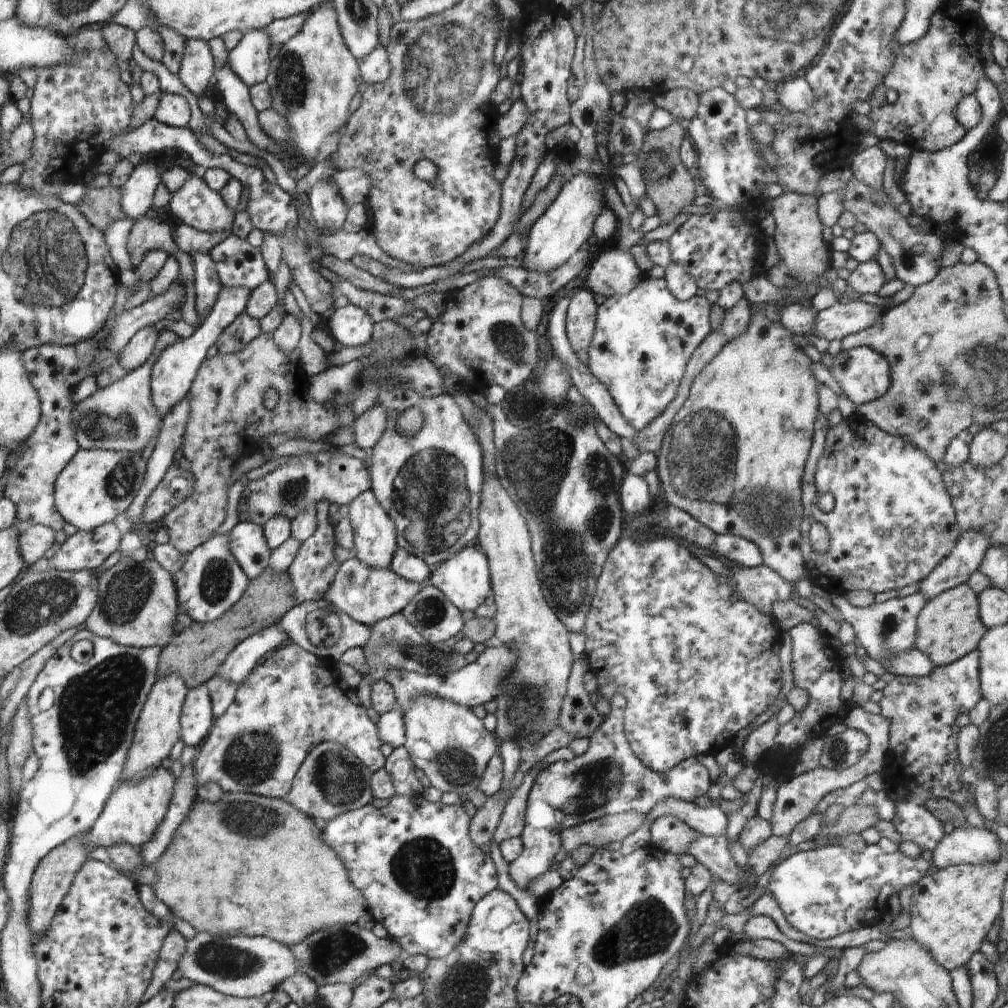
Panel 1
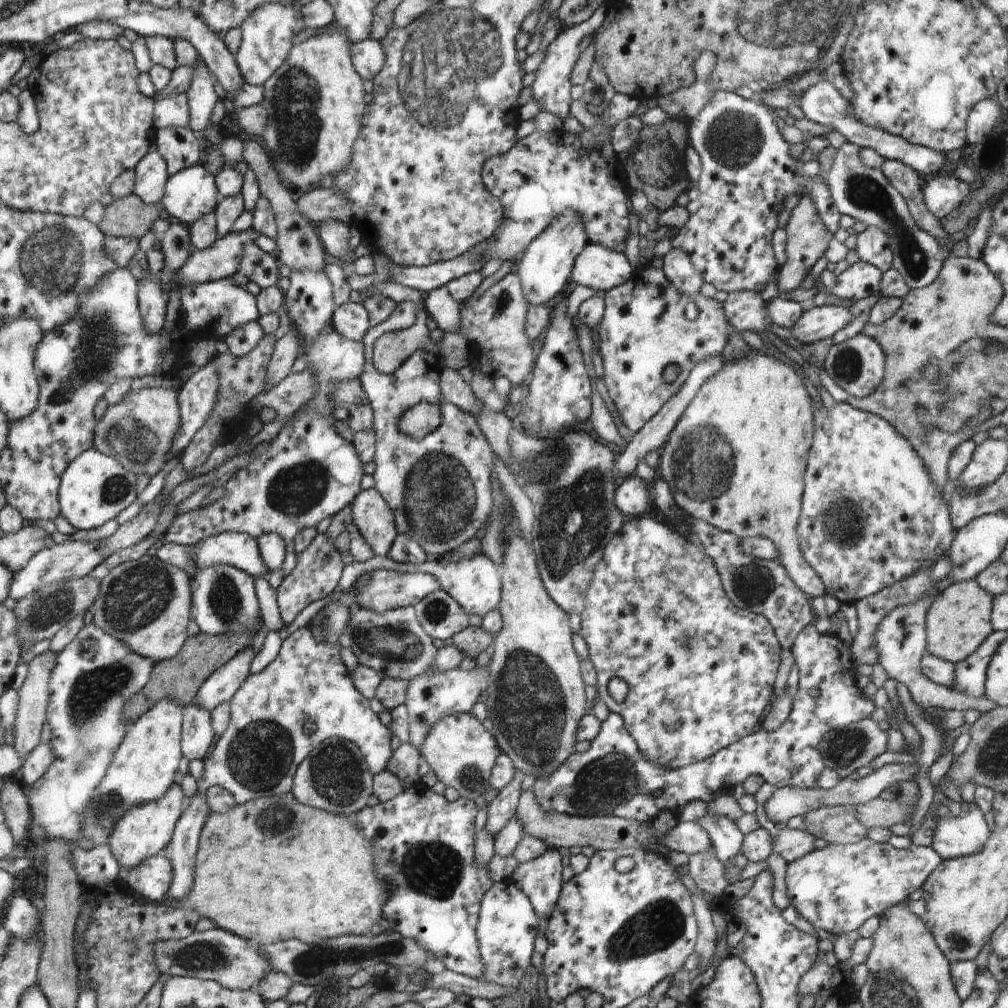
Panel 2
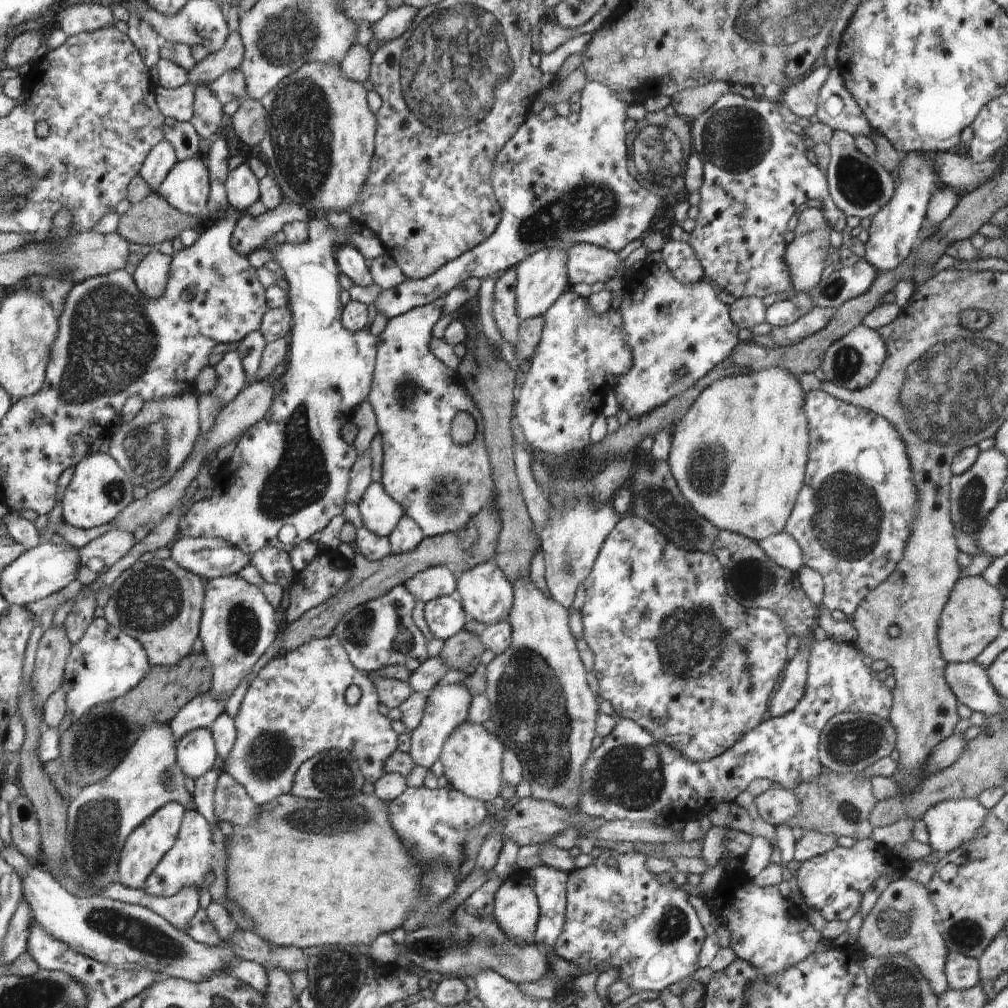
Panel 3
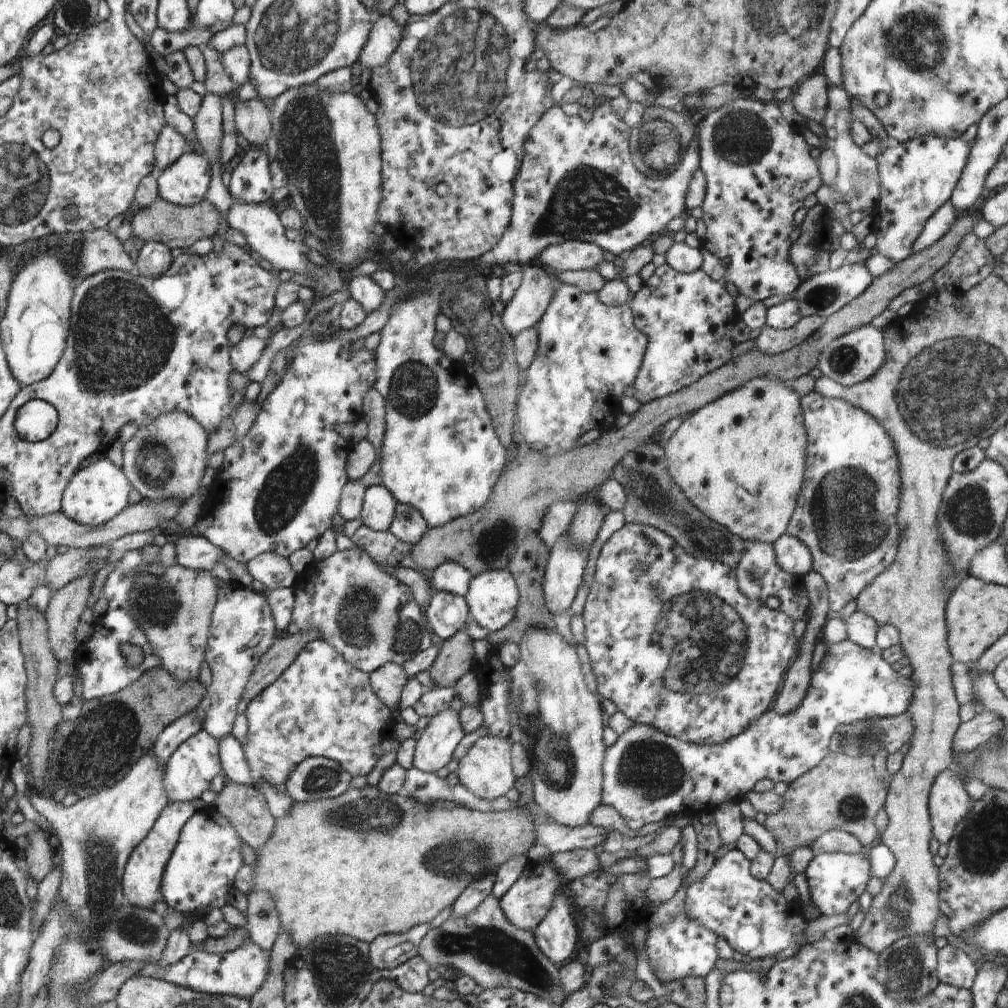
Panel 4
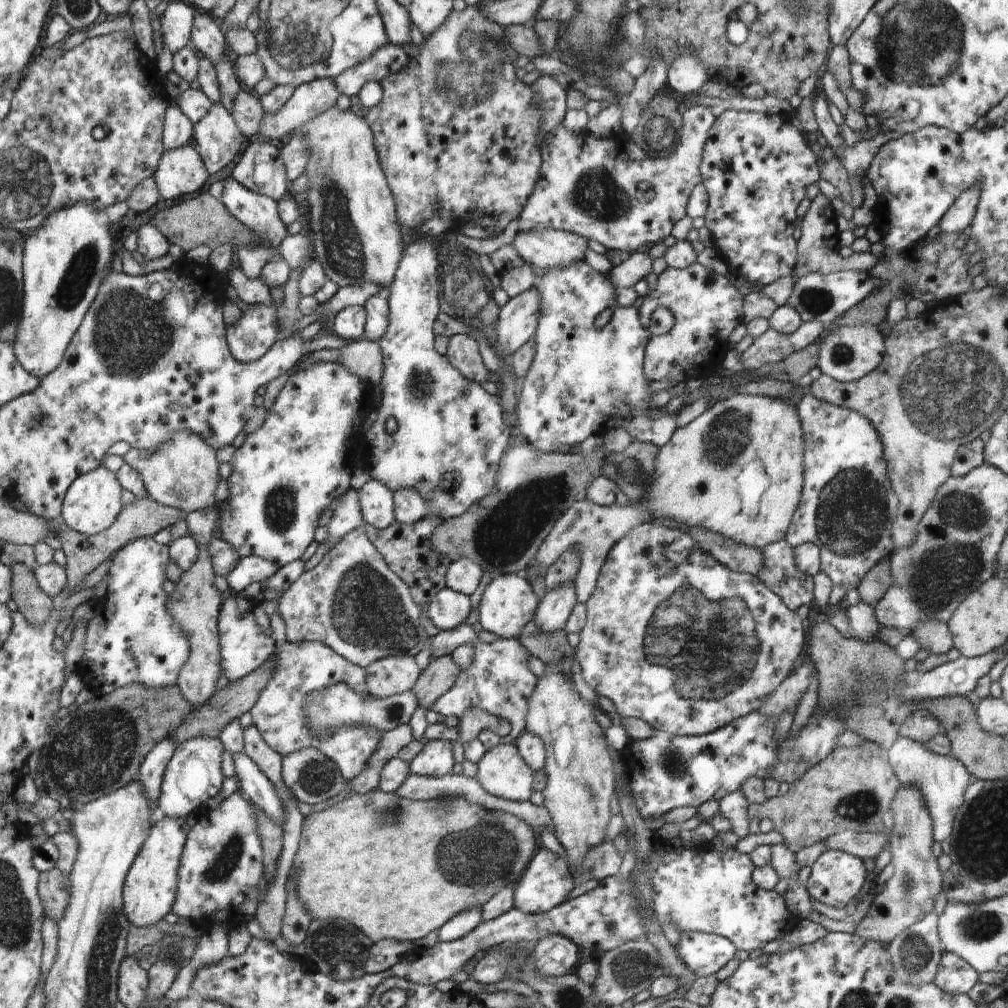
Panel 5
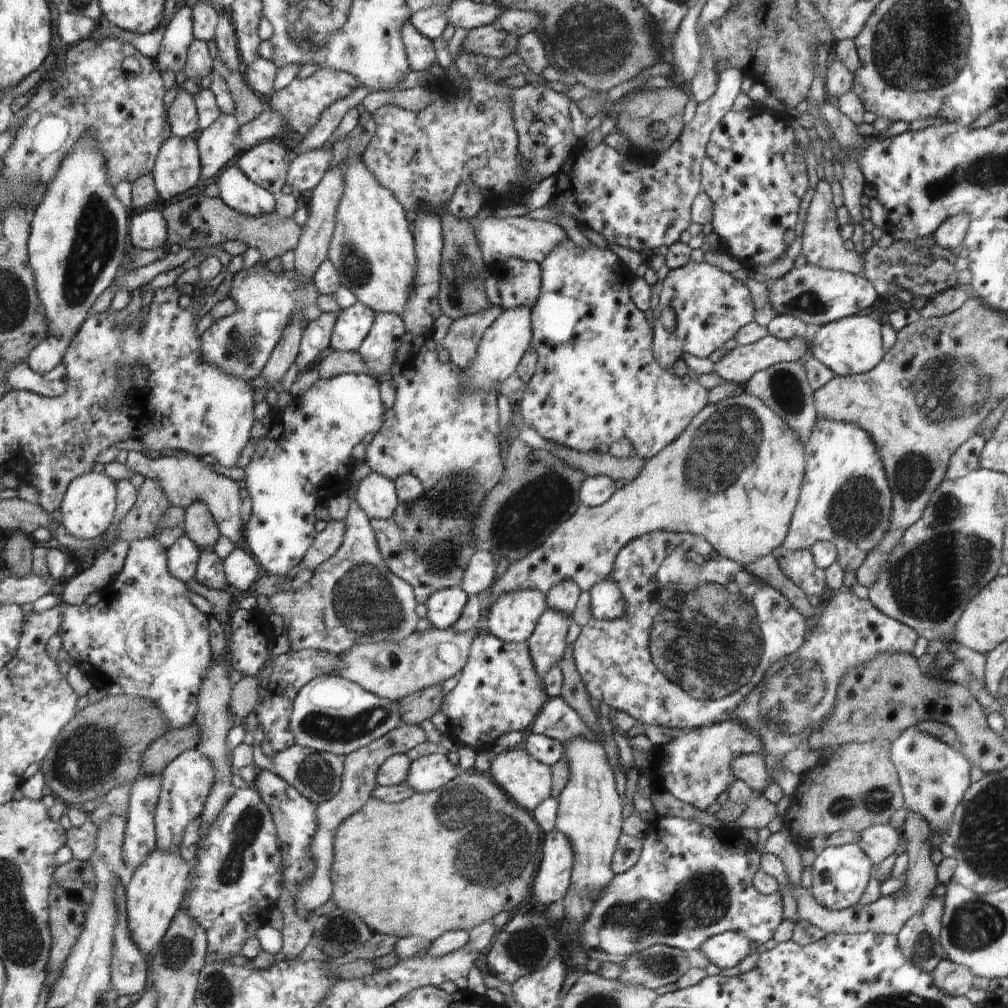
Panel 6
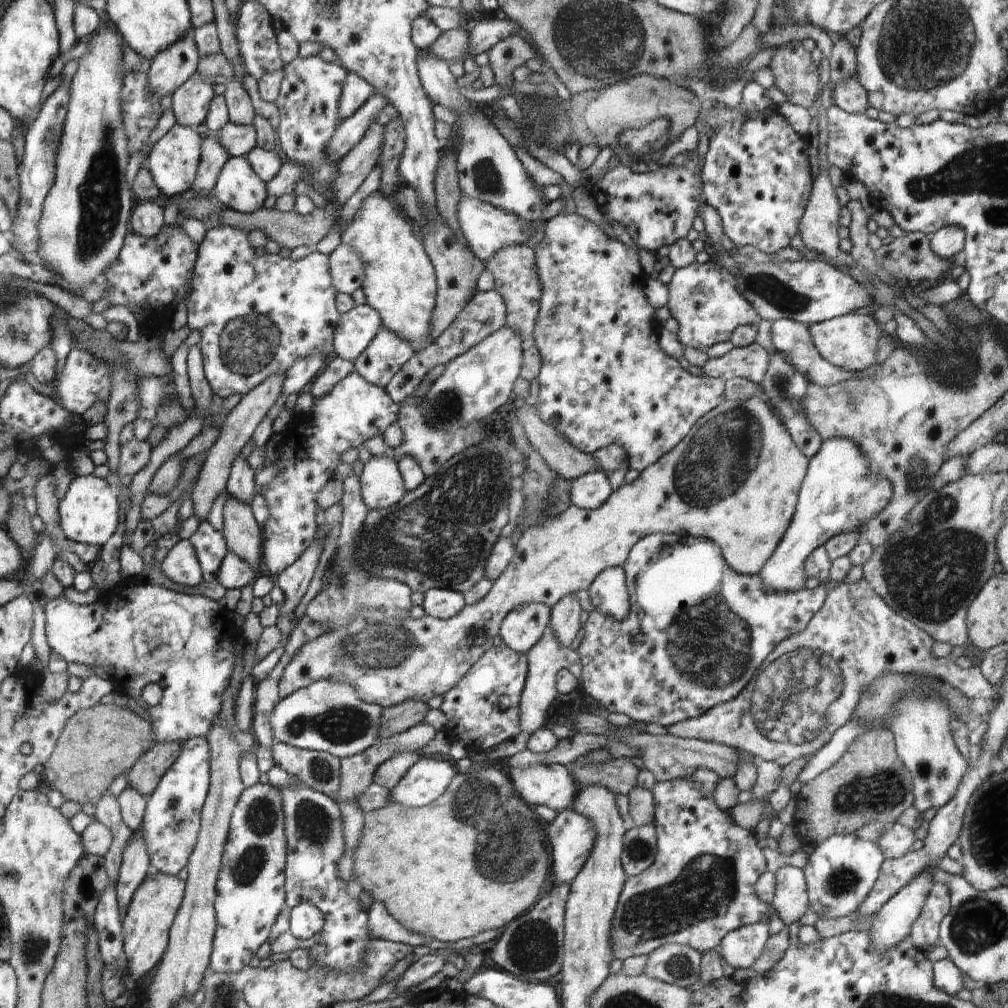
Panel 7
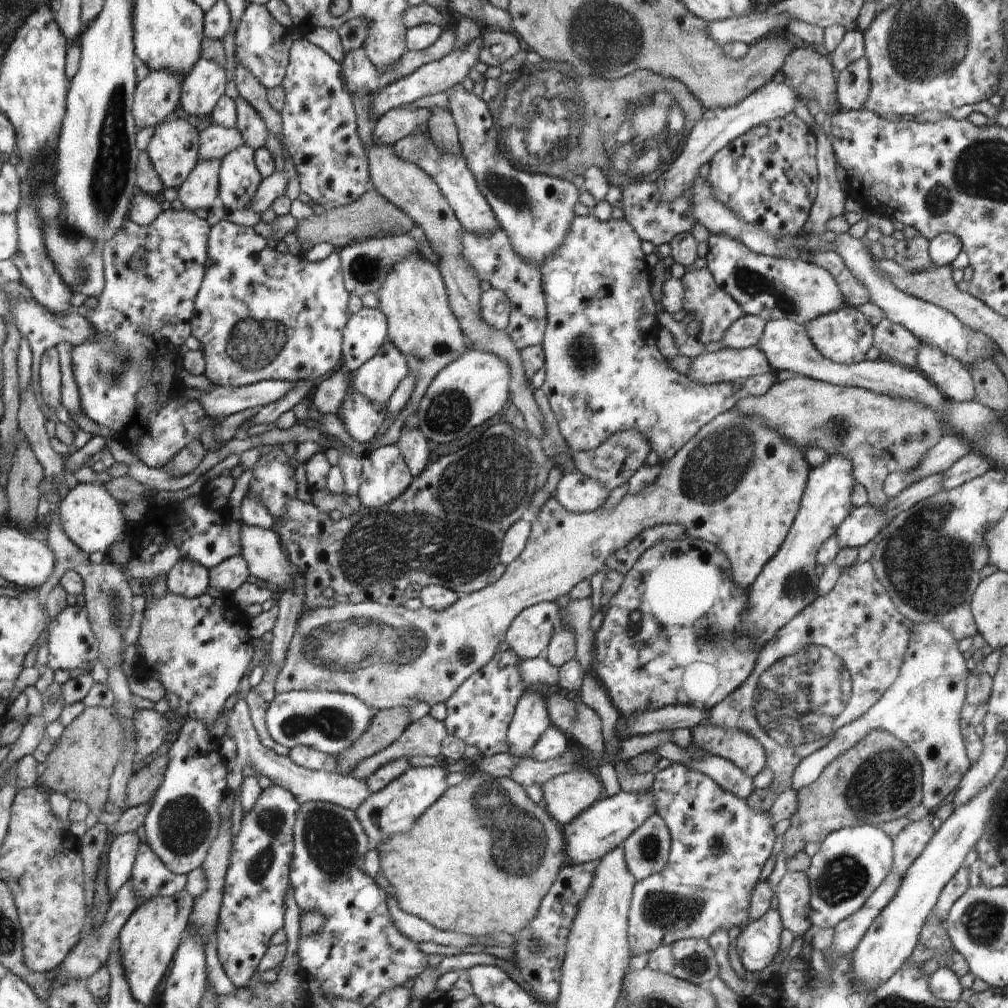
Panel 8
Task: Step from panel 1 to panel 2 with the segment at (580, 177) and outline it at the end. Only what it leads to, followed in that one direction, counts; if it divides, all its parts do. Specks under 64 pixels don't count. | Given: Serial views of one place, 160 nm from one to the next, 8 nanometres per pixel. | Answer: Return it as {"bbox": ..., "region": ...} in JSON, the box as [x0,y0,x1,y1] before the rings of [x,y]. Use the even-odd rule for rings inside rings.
{"bbox":[514,209,588,305],"region":[[[566,209],[549,228],[526,248],[522,260],[514,269],[521,279],[525,299],[530,305],[542,305],[560,293],[562,286],[572,276],[573,266],[578,256],[588,244],[583,216],[574,209]]]}

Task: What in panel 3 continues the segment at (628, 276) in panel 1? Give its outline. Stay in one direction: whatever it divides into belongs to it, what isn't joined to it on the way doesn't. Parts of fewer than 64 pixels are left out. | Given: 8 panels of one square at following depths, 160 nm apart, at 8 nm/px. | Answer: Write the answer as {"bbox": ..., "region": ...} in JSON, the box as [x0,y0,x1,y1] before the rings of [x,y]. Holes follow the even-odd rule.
{"bbox":[567,243,622,285],"region":[[[576,243],[570,246],[567,254],[567,270],[571,285],[595,282],[608,282],[622,268],[620,258],[606,247],[588,243]]]}

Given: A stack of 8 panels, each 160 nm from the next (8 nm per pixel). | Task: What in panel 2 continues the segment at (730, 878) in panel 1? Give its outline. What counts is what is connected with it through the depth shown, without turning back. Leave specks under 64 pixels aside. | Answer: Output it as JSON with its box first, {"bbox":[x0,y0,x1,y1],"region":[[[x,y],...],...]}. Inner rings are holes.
{"bbox":[660,821,713,857],"region":[[[687,821],[676,826],[670,834],[660,839],[669,850],[686,852],[690,857],[693,854],[713,849],[709,834],[694,821]]]}

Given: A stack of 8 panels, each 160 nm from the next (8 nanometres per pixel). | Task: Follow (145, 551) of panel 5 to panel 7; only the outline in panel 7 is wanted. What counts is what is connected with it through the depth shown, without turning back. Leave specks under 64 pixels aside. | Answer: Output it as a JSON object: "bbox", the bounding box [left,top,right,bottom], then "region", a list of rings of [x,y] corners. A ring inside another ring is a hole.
{"bbox":[44,579,243,743],"region":[[[122,579],[116,584],[118,588],[118,598],[116,598],[116,604],[104,604],[100,600],[96,599],[91,605],[81,605],[78,603],[67,600],[64,595],[44,601],[44,611],[46,614],[45,633],[47,636],[47,642],[52,650],[62,656],[67,663],[79,662],[80,664],[86,664],[86,666],[110,666],[113,670],[113,676],[110,680],[115,683],[116,687],[119,687],[120,691],[125,695],[130,695],[134,700],[141,698],[141,692],[146,685],[150,683],[156,683],[163,690],[162,698],[160,702],[154,707],[148,707],[147,711],[152,718],[153,731],[156,734],[156,743],[176,741],[187,741],[192,737],[204,737],[210,733],[214,724],[216,724],[216,716],[220,712],[220,704],[222,704],[222,692],[228,684],[228,678],[232,674],[232,666],[234,666],[234,652],[233,644],[236,642],[236,638],[243,634],[243,630],[239,626],[239,622],[234,620],[231,616],[231,610],[223,608],[218,604],[218,601],[214,601],[205,597],[204,595],[185,594],[184,592],[176,592],[164,586],[151,584],[141,579]]]}

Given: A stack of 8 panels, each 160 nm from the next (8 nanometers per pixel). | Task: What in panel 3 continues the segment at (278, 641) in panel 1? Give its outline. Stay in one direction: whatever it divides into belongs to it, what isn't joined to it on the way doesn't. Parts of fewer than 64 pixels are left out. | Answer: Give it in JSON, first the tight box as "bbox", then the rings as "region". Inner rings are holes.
{"bbox":[168,690,225,739],"region":[[[209,690],[208,693],[190,700],[168,724],[173,730],[174,736],[181,739],[194,729],[208,729],[224,712],[225,702],[217,699]]]}

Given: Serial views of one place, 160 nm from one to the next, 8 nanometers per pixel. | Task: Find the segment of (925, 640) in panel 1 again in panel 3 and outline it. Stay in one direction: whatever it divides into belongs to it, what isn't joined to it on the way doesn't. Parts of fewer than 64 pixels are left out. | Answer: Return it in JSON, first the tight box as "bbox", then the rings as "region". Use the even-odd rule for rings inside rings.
{"bbox":[937,575,1005,663],"region":[[[981,575],[959,578],[938,619],[937,639],[947,663],[974,661],[1001,632],[1001,614],[1005,598]]]}

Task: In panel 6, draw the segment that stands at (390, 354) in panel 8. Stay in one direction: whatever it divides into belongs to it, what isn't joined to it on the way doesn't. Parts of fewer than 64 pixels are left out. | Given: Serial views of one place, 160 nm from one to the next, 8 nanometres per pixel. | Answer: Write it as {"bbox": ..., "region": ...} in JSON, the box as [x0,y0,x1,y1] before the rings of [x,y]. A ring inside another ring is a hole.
{"bbox":[357,312,404,378],"region":[[[376,312],[373,328],[357,350],[372,376],[382,378],[396,372],[395,352],[404,329],[403,320],[397,314]]]}

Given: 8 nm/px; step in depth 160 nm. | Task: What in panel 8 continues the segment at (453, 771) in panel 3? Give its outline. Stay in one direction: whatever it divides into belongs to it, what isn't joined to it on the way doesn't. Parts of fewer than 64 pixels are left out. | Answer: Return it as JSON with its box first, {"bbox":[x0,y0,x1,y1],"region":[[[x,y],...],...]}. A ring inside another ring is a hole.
{"bbox":[539,768,604,826],"region":[[[586,768],[553,776],[539,785],[547,809],[562,826],[569,825],[604,796],[598,773]]]}

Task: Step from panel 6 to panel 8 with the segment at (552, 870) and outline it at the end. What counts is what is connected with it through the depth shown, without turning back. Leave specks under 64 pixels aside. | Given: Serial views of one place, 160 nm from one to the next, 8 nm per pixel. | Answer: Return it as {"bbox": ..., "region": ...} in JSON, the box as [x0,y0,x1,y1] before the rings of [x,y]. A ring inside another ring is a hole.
{"bbox":[565,790,656,865],"region":[[[651,790],[645,795],[634,792],[620,791],[618,794],[607,797],[603,796],[596,804],[586,809],[576,820],[572,821],[565,828],[565,838],[568,839],[568,856],[572,865],[581,865],[590,861],[600,861],[612,850],[623,846],[624,842],[656,810],[656,796]]]}

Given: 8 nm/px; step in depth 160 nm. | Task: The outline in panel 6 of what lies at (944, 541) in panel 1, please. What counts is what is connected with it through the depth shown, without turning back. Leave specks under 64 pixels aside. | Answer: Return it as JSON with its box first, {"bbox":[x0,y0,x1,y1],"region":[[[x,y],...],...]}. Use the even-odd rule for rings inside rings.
{"bbox":[775,416,893,572],"region":[[[817,416],[803,447],[805,473],[798,510],[794,509],[786,546],[780,545],[775,554],[809,549],[815,542],[830,541],[838,550],[836,562],[844,572],[856,572],[865,554],[882,542],[891,524],[893,496],[875,442],[854,423]]]}

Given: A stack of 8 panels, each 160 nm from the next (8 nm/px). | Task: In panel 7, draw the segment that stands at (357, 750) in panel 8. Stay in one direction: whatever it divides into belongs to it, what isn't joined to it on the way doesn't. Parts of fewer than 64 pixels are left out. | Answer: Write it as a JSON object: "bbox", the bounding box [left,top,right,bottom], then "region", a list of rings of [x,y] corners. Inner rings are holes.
{"bbox":[379,699,429,739],"region":[[[414,699],[401,702],[400,705],[386,707],[381,716],[379,739],[404,732],[415,724],[424,722],[424,717],[429,710],[424,701]]]}

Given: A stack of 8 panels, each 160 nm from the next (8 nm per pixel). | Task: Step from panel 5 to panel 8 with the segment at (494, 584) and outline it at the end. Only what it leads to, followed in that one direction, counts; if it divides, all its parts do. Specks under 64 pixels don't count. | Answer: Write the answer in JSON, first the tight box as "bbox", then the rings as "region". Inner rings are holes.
{"bbox":[504,601,561,659],"region":[[[546,601],[532,605],[515,618],[504,639],[521,659],[536,658],[548,648],[561,618],[556,603]]]}

